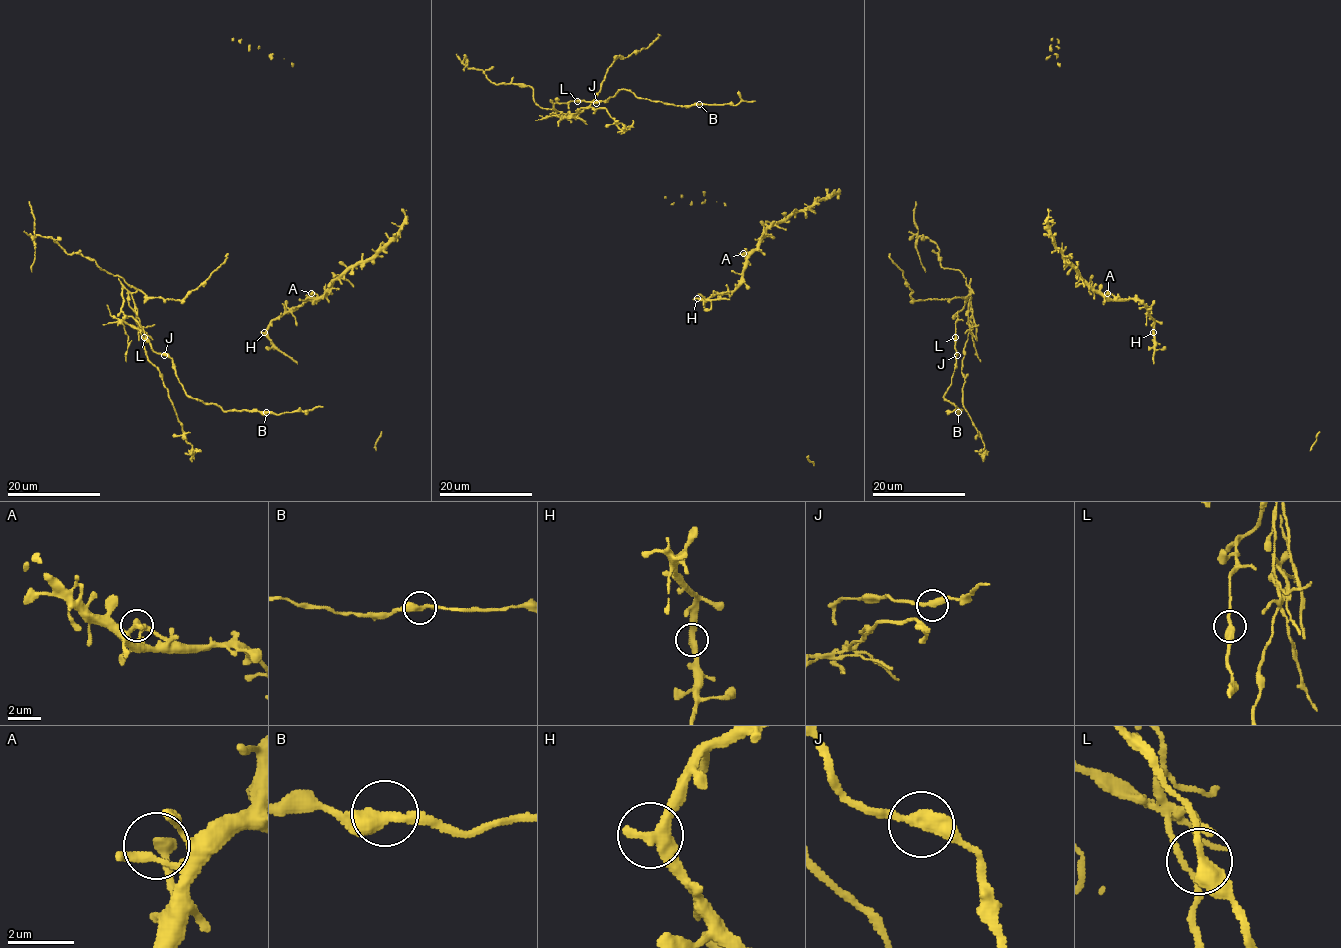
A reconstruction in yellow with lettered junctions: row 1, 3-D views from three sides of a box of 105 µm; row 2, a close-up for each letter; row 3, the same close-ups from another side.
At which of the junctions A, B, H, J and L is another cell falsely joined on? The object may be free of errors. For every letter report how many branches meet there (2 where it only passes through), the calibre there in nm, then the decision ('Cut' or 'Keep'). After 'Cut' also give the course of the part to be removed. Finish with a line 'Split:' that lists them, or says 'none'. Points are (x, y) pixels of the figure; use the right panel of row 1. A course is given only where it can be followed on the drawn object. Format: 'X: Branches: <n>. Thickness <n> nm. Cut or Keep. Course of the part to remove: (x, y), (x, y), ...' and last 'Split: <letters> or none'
A: Branches: 1. Thickness 420 nm. Keep
B: Branches: 2. Thickness 400 nm. Keep
H: Branches: 2. Thickness 360 nm. Keep
J: Branches: 2. Thickness 380 nm. Keep
L: Branches: 2. Thickness 380 nm. Cut. Course of the part to remove: (955, 337), (957, 313), (970, 288), (970, 331), (961, 371), (962, 402), (984, 444), (982, 451), (975, 450)
Split: L

